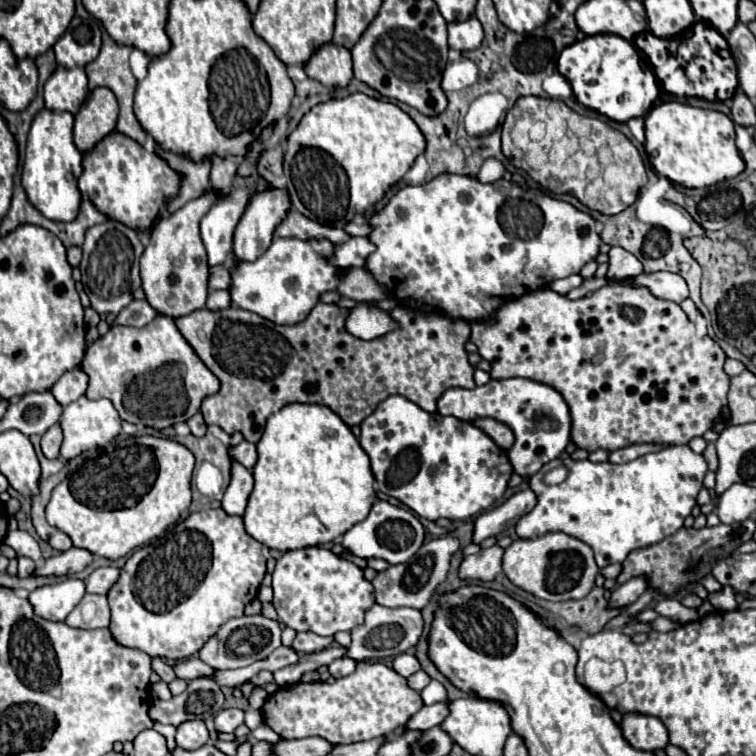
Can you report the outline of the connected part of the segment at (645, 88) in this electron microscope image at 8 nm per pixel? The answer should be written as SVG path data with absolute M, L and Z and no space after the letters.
M595 34L573 42L561 52L557 70L571 84L577 102L615 122L645 116L659 94L657 78L647 58L631 42L615 34Z

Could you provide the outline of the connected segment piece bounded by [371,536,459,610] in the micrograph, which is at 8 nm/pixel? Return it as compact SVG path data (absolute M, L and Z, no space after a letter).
M441 536L435 538L427 544L423 544L419 548L419 554L415 554L415 558L411 558L411 562L399 564L399 566L389 566L387 570L379 572L373 578L373 588L375 588L375 602L387 608L399 608L399 606L409 606L409 608L417 608L421 610L433 590L445 580L447 570L449 570L449 560L455 554L455 550L459 550L459 540L453 536Z

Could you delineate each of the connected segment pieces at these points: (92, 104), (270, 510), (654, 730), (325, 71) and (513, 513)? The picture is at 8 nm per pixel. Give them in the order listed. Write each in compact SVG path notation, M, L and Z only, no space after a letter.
M95 88L75 114L75 146L85 152L91 150L105 134L115 130L117 102L107 88Z
M287 404L271 418L257 442L257 464L253 468L255 488L249 496L247 512L243 516L245 530L261 544L289 552L297 548L317 546L343 536L351 526L367 518L373 502L373 474L367 452L359 446L349 426L329 408L321 404Z
M623 714L621 732L623 732L623 738L637 750L657 750L669 744L667 728L655 716Z
M333 42L319 46L303 68L309 78L319 80L325 86L347 86L347 82L353 78L349 50L335 46Z
M531 488L521 490L507 498L503 504L495 506L489 512L483 512L475 520L475 532L473 532L473 542L483 542L489 536L497 536L505 532L509 526L515 526L515 522L523 516L529 514L535 508L535 492Z

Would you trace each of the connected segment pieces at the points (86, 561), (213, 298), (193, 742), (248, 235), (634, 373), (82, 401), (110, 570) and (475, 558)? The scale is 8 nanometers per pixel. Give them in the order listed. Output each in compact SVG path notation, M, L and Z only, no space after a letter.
M69 548L67 552L61 552L59 556L53 556L45 562L41 570L35 570L35 574L43 576L71 576L75 572L85 570L93 562L93 554L83 548Z
M211 290L209 298L207 298L207 308L211 310L223 310L231 306L231 296L227 294L227 290Z
M203 720L183 722L175 734L175 742L183 750L197 750L197 748L205 746L207 740L209 740L209 732L207 732L207 726Z
M279 190L259 192L239 220L233 236L233 262L255 262L271 244L275 226L285 218L289 196Z
M603 286L579 300L569 300L569 298L553 292L551 288L531 292L519 300L505 302L497 310L497 324L487 326L487 324L473 322L471 324L471 342L477 346L481 358L485 358L491 364L491 372L489 372L491 378L521 376L521 378L531 378L531 380L549 384L557 392L561 392L561 396L565 398L565 402L569 404L569 410L571 410L571 442L577 448L583 448L587 452L595 452L595 450L611 452L611 450L619 450L619 448L633 446L633 444L669 444L669 446L689 444L691 438L703 436L707 430L713 428L715 422L721 422L723 408L727 406L727 390L729 390L731 378L723 370L727 356L721 350L721 346L715 340L711 340L709 336L699 338L695 332L695 324L687 318L687 314L681 310L681 306L677 302L667 302L667 300L655 298L647 288Z
M81 396L79 400L75 400L63 408L61 428L63 428L63 436L65 436L63 444L61 444L61 456L65 460L71 460L85 450L99 448L99 446L105 446L107 442L111 442L121 432L121 418L109 400L105 400L105 398L89 400L87 396Z
M105 566L105 568L97 568L91 572L91 576L85 580L87 592L93 594L107 594L109 588L117 582L119 578L119 568L113 566Z
M491 546L477 554L465 556L459 568L461 578L475 578L475 580L493 580L501 572L503 564L503 548Z

